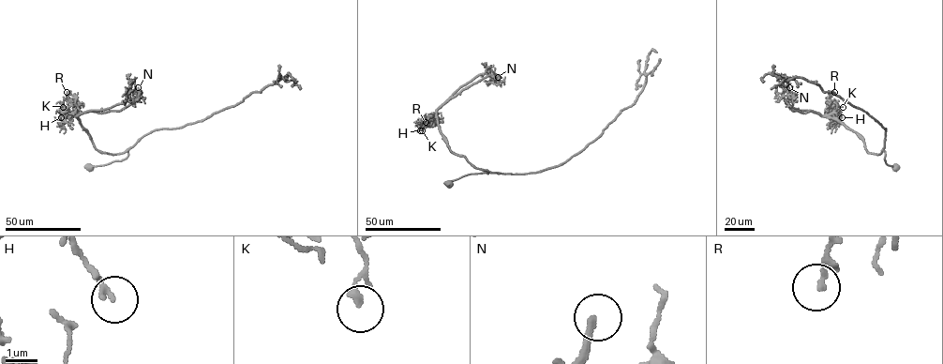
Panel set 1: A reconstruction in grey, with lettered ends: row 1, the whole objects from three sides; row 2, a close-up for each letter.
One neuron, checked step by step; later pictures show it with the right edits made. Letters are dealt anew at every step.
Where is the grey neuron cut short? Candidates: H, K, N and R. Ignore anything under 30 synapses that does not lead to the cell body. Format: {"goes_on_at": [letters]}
{"goes_on_at": ["N"]}

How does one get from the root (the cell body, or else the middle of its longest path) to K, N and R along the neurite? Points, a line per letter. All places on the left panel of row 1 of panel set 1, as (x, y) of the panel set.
K: (89, 166), (122, 160), (128, 150), (117, 154), (98, 151), (77, 113), (69, 116), (63, 107)
N: (89, 166), (122, 160), (128, 150), (98, 151), (77, 116), (121, 111), (138, 98), (138, 87)
R: (89, 166), (122, 160), (127, 157), (128, 150), (117, 154), (98, 151), (82, 126), (76, 105), (67, 92)

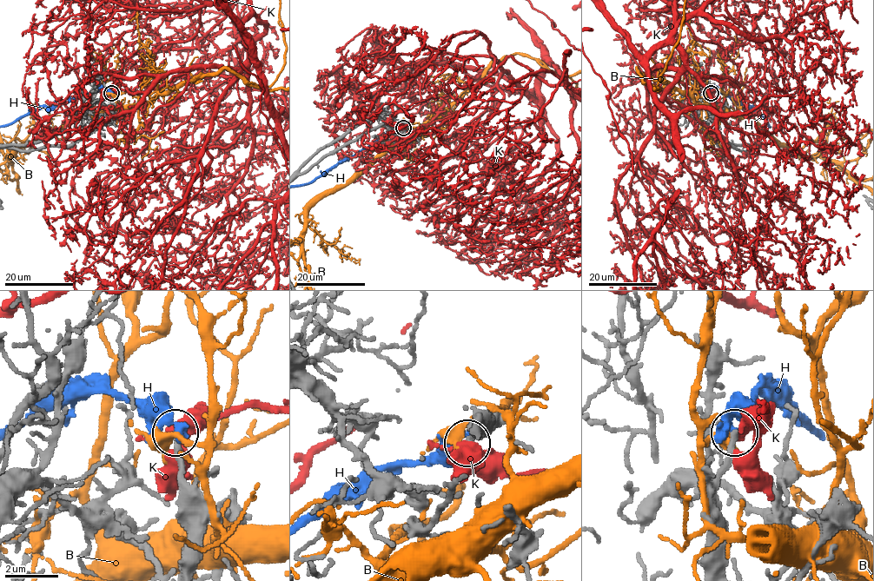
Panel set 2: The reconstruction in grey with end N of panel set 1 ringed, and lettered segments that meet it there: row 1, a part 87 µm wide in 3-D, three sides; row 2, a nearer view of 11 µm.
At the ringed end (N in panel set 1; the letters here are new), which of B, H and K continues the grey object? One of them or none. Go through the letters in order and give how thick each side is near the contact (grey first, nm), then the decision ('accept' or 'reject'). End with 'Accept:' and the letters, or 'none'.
B: 280 nm thick on the grey side, 380 nm on the other; reject
H: 260 nm thick on the grey side, 360 nm on the other; reject
K: 300 nm thick on the grey side, 440 nm on the other; reject
Accept: none

